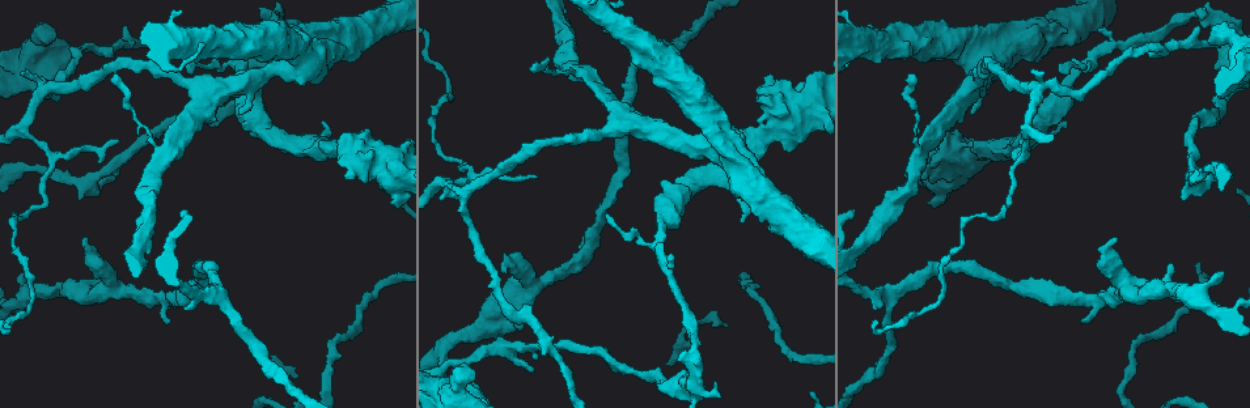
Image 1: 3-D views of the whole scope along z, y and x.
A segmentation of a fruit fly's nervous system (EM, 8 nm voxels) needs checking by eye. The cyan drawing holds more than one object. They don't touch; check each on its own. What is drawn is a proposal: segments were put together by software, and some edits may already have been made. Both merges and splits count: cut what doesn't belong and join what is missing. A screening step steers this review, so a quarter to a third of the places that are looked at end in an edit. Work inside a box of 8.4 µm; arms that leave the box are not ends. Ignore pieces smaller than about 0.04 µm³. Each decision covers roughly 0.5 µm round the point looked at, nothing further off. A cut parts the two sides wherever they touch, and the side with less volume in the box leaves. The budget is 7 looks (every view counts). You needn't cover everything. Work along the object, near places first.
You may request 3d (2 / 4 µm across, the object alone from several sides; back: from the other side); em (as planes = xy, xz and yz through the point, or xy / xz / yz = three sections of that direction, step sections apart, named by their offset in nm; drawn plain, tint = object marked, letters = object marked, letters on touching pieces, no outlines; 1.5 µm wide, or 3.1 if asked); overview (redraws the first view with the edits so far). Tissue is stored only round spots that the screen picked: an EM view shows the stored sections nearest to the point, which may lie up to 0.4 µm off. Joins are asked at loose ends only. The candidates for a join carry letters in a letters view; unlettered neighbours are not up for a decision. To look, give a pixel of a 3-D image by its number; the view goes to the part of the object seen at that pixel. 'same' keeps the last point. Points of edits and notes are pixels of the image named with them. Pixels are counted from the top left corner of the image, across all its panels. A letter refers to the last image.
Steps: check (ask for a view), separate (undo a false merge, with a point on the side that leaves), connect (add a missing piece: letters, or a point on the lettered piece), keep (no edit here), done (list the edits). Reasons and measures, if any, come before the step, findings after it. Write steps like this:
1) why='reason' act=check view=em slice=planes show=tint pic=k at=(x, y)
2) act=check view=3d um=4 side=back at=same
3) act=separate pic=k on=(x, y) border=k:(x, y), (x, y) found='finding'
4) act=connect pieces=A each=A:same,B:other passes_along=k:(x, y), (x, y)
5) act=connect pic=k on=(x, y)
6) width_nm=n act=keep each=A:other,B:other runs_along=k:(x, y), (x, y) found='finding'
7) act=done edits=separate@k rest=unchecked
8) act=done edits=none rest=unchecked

why='free end' act=check view=em slice=xy step=8 show=letters pic=1 at=(929, 200)

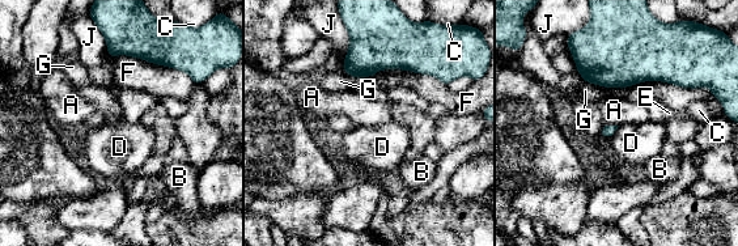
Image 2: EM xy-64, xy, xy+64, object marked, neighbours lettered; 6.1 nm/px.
act=keep each=A:other,B:other,C:other,D:other,E:other,F:other,G:other,J:other found='no lettered piece goes on from it'

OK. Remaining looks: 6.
why='an open end' act=check view=3d um=2 side=back pic=1 at=(50, 42)

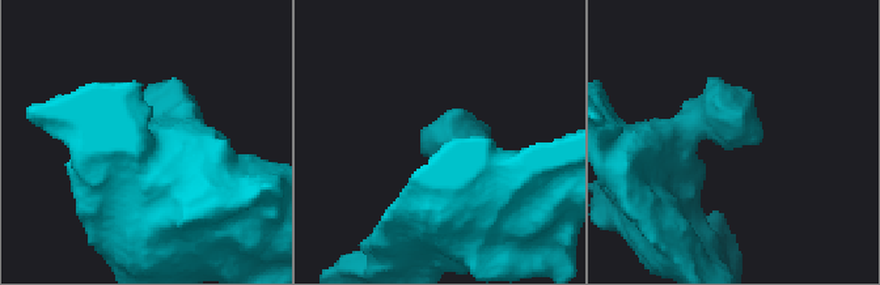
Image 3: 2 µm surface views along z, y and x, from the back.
why='need the tissue' act=check view=em slice=planes show=letters pic=3 at=(441, 117)

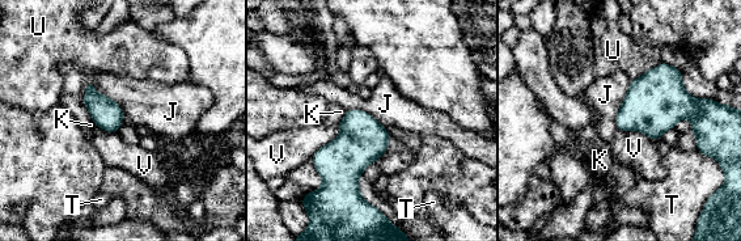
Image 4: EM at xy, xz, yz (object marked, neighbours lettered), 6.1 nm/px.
act=keep each=J:other,K:other,T:other,U:other,V:other border=4:(88, 81), (119, 106), (123, 121) found='no lettered piece goes on from it'

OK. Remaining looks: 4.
why='an open end' act=check view=3d um=2 pic=1 at=(523, 326)

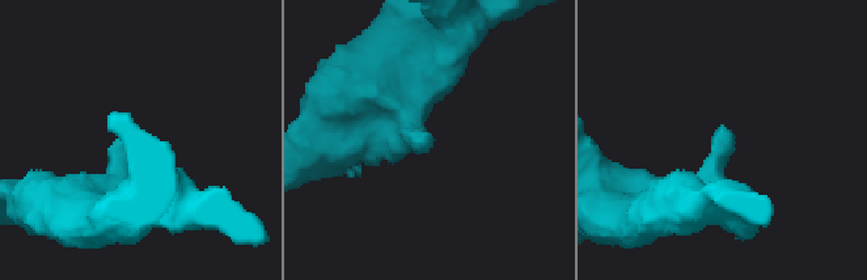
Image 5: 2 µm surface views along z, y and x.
act=check view=em slice=yz step=4 show=tint pic=5 at=(424, 133)

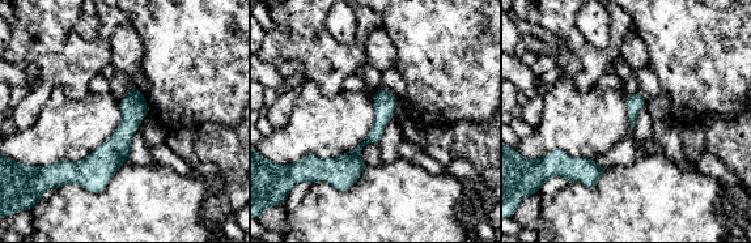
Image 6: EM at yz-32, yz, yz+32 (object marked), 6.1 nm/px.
why='cut it another way' act=check view=em slice=xz step=4 show=letters at=same

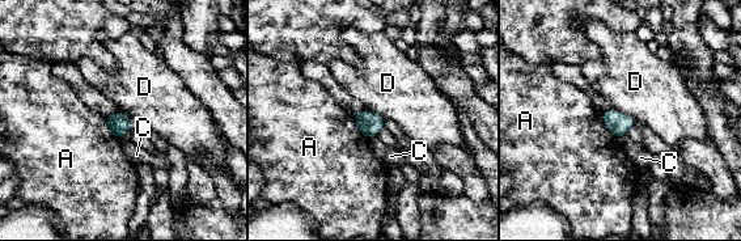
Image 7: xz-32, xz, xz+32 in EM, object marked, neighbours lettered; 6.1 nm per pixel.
act=keep each=A:other,C:other,D:other border=7:(612, 108), (630, 115), (636, 122) found='none of them fits'

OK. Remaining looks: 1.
act=done edits=none rest=unchecked

